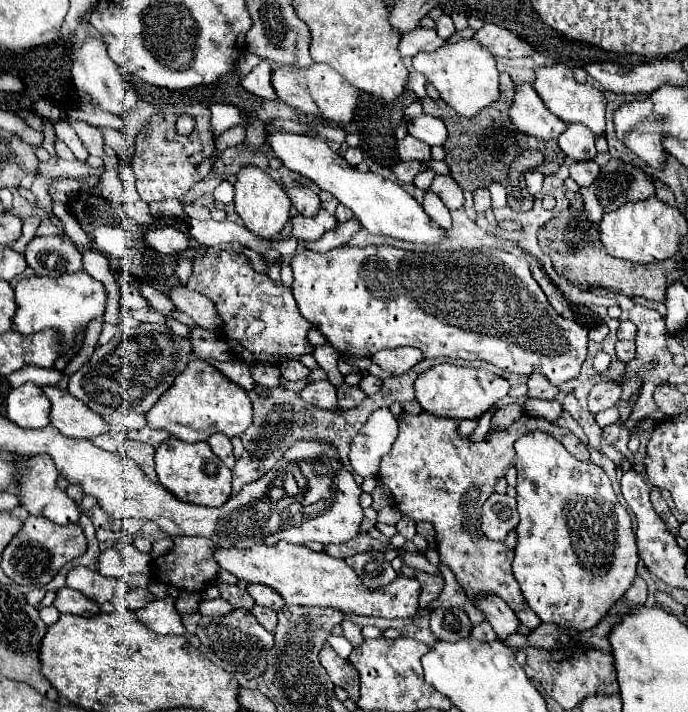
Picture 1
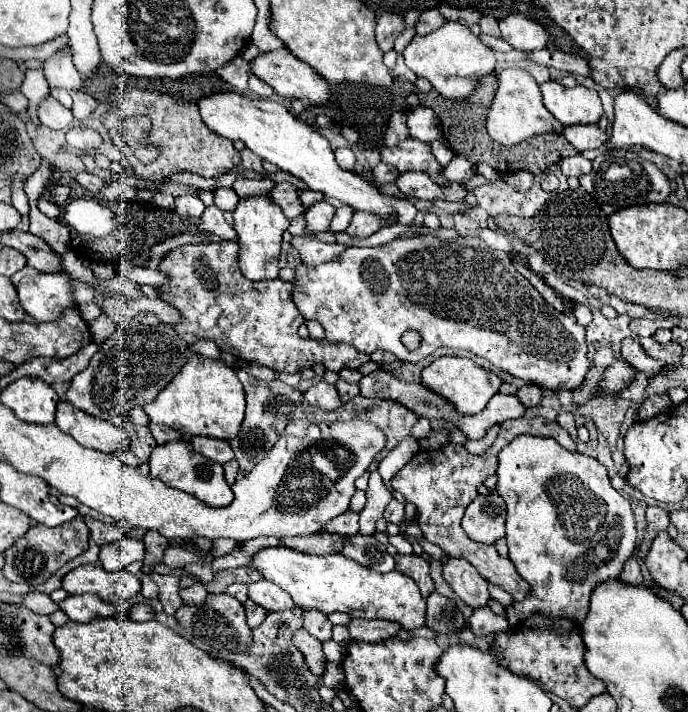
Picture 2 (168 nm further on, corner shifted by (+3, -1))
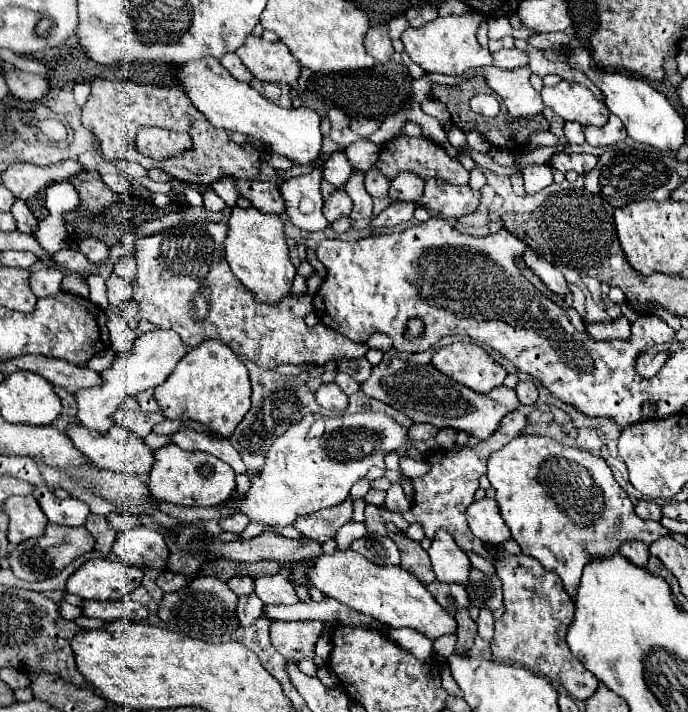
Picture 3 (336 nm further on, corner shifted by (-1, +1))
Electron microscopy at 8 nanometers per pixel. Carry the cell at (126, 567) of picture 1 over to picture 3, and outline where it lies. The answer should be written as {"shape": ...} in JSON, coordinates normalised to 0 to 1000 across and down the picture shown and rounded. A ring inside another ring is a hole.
{"shape":[[[193,740],[188,746],[173,747],[163,775],[179,791],[211,791],[211,788],[243,788],[246,771],[237,760],[237,751],[214,743],[214,740]]]}

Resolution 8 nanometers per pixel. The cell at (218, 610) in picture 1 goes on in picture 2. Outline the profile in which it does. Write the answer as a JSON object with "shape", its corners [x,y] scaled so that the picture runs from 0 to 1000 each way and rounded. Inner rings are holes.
{"shape":[[[283,819],[283,822],[278,822],[275,827],[263,827],[263,830],[260,830],[260,836],[266,838],[266,844],[269,844],[272,850],[292,853],[292,850],[301,844],[304,830],[295,824],[295,819]]]}

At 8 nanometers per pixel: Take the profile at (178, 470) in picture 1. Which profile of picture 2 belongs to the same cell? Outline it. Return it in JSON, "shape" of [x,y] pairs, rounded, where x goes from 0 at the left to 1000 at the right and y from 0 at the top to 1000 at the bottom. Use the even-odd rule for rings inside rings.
{"shape":[[[260,617],[254,622],[240,622],[240,625],[225,628],[225,633],[217,645],[217,659],[219,659],[219,670],[237,676],[243,684],[269,690],[307,712],[330,712],[339,704],[339,690],[333,687],[333,681],[327,676],[324,656],[318,650],[289,639],[286,633],[281,633],[275,617]]]}

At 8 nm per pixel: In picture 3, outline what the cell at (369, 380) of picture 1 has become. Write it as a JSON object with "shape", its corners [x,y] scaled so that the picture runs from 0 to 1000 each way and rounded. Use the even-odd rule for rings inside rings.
{"shape":[[[560,501],[548,515],[542,515],[542,524],[525,541],[525,549],[533,558],[551,560],[568,569],[571,574],[589,580],[600,594],[629,594],[635,600],[661,600],[696,617],[714,614],[719,600],[728,594],[728,588],[737,580],[749,577],[754,569],[749,549],[734,541],[714,546],[714,552],[693,552],[658,535],[656,529],[644,527],[629,513],[600,513],[600,510],[583,507],[580,501]]]}

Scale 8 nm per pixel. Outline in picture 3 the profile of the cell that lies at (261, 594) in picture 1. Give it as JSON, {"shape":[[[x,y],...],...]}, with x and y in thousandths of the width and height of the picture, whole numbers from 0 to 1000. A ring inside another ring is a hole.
{"shape":[[[408,805],[374,810],[371,813],[371,836],[385,850],[429,850],[429,847],[435,847],[426,819],[414,816],[414,810]]]}

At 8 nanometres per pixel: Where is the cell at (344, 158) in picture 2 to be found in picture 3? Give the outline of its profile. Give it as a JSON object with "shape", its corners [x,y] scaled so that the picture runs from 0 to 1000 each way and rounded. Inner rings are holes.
{"shape":[[[487,212],[469,232],[469,251],[475,257],[481,257],[484,263],[493,263],[507,251],[510,240],[513,240],[513,235],[507,232],[501,215],[499,212]]]}

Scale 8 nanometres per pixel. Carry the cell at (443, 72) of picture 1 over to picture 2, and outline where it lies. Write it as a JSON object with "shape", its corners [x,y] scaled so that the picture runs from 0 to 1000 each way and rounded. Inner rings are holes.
{"shape":[[[647,32],[626,49],[603,49],[586,72],[589,91],[606,105],[626,114],[626,119],[647,136],[673,142],[690,131],[699,114],[719,97],[719,74],[705,66],[676,35]]]}

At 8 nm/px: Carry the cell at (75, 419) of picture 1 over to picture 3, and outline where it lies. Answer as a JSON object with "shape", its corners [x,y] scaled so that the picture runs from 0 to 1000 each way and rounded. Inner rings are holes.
{"shape":[[[100,597],[97,611],[109,622],[109,628],[132,647],[138,647],[138,654],[158,662],[176,662],[185,667],[198,667],[206,678],[215,678],[217,662],[225,650],[225,631],[219,631],[208,614],[199,614],[193,605],[164,597],[156,608],[144,611],[138,605],[126,605],[121,597]]]}

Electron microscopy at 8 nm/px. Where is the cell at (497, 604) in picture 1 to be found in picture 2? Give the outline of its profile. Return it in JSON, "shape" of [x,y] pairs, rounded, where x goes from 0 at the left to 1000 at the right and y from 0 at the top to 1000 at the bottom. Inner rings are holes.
{"shape":[[[653,782],[644,796],[644,810],[685,855],[711,853],[711,819],[676,785]]]}

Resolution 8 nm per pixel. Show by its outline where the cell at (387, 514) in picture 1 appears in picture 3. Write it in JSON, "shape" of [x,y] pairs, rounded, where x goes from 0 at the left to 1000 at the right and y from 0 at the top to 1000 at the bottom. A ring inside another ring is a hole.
{"shape":[[[568,678],[568,684],[560,692],[560,709],[568,718],[574,718],[574,721],[586,721],[586,718],[594,718],[597,715],[594,704],[589,701],[589,692],[586,692],[583,678]]]}

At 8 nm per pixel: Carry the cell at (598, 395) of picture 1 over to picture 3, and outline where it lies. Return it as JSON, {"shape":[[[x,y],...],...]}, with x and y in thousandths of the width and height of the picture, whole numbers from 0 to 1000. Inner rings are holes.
{"shape":[[[961,493],[961,496],[932,496],[926,504],[926,524],[932,529],[952,529],[958,524],[958,518],[967,513],[967,507],[972,504],[972,493]]]}

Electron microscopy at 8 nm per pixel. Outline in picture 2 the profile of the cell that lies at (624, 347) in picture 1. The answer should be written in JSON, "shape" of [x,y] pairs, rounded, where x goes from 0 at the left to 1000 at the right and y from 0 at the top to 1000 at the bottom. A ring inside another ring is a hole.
{"shape":[[[923,476],[903,479],[903,501],[906,501],[906,507],[911,507],[917,515],[935,521],[938,527],[958,524],[958,515],[964,515],[964,510],[946,504]]]}

